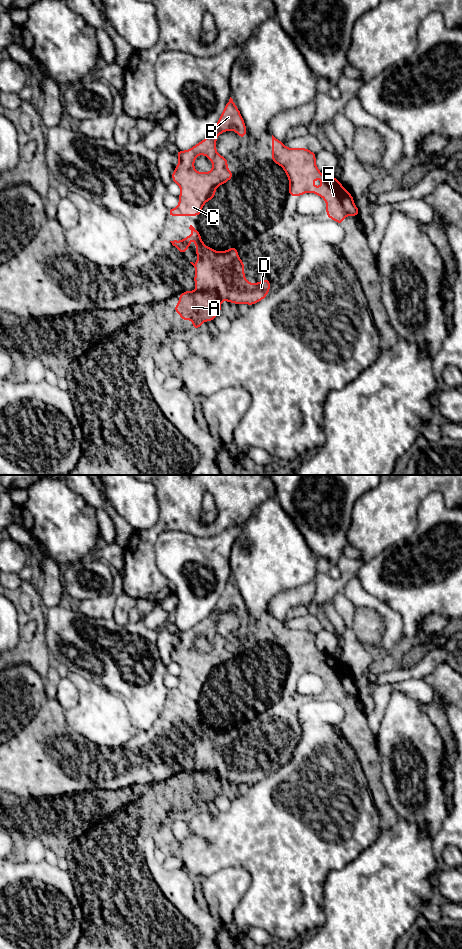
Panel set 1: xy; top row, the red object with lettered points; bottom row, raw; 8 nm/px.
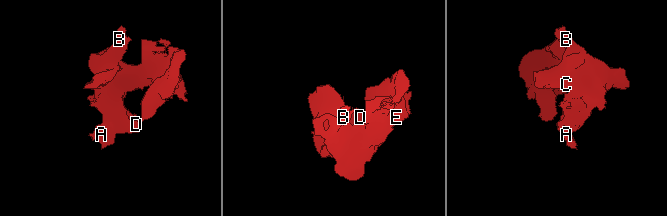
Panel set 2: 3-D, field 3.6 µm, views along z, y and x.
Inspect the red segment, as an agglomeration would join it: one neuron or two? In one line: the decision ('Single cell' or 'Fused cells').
Fused cells

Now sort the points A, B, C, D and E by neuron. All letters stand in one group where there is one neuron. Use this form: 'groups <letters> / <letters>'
groups A / B C D E

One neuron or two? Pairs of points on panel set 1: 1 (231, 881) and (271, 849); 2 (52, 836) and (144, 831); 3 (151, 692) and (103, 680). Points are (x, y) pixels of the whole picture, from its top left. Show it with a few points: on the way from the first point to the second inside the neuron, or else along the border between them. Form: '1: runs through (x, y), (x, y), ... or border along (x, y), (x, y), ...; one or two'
1: border along (221, 870), (242, 867), (250, 876), (246, 892); two
2: border along (73, 833), (63, 856); two
3: runs through (139, 688), (126, 684), (121, 680), (115, 680); one

